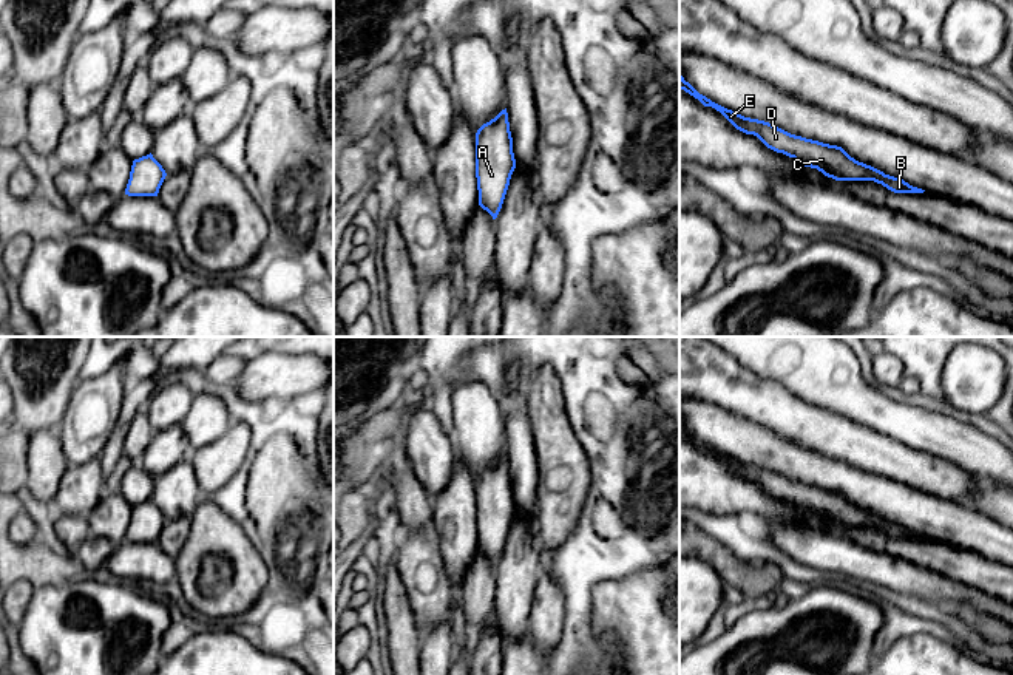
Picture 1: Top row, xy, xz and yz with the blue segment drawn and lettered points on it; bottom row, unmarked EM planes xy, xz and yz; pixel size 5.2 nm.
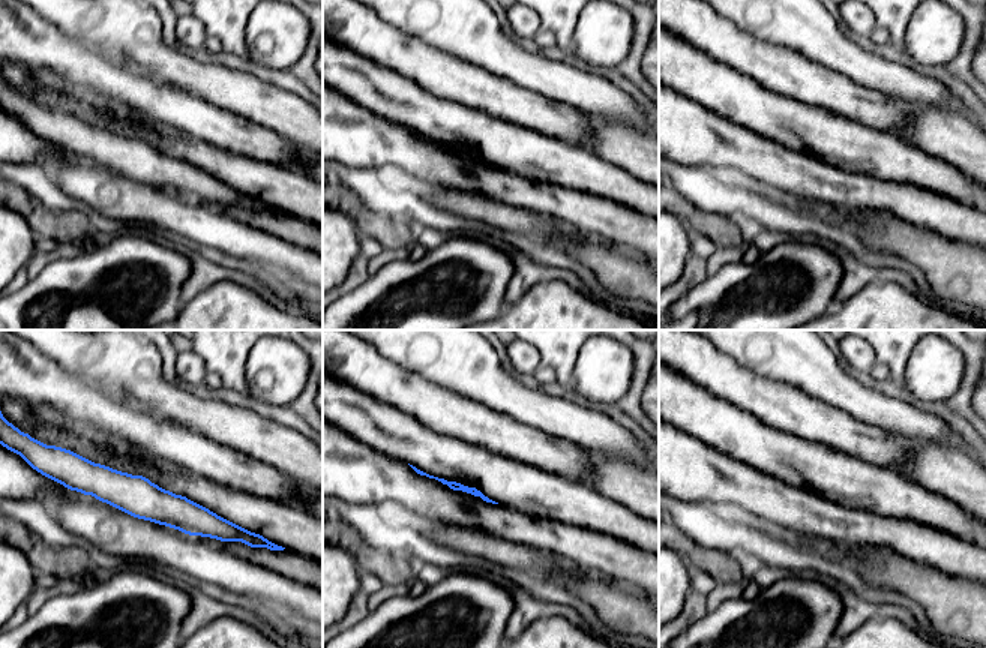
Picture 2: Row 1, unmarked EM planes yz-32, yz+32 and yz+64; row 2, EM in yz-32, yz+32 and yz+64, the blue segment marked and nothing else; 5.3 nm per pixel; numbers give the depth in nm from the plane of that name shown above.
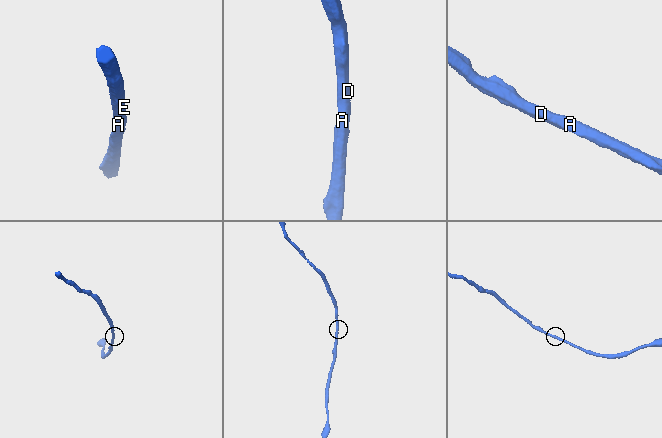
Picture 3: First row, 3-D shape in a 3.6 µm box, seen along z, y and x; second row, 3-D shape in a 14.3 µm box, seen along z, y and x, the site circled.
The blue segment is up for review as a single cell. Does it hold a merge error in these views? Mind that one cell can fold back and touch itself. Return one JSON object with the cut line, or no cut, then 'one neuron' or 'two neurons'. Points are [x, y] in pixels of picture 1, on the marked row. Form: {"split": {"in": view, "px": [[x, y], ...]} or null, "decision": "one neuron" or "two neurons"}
{"split": null, "decision": "one neuron"}

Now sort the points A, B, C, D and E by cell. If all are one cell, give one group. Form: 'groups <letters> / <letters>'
groups A B C D E

